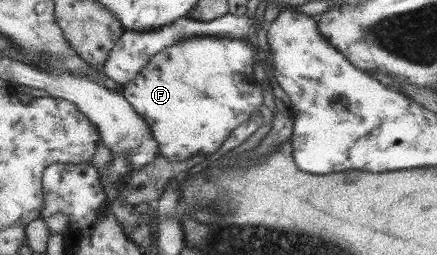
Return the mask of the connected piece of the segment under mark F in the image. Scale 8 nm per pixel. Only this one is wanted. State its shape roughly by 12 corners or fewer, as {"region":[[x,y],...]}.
{"region":[[189,37],[120,94],[176,163],[263,105],[245,40]]}

